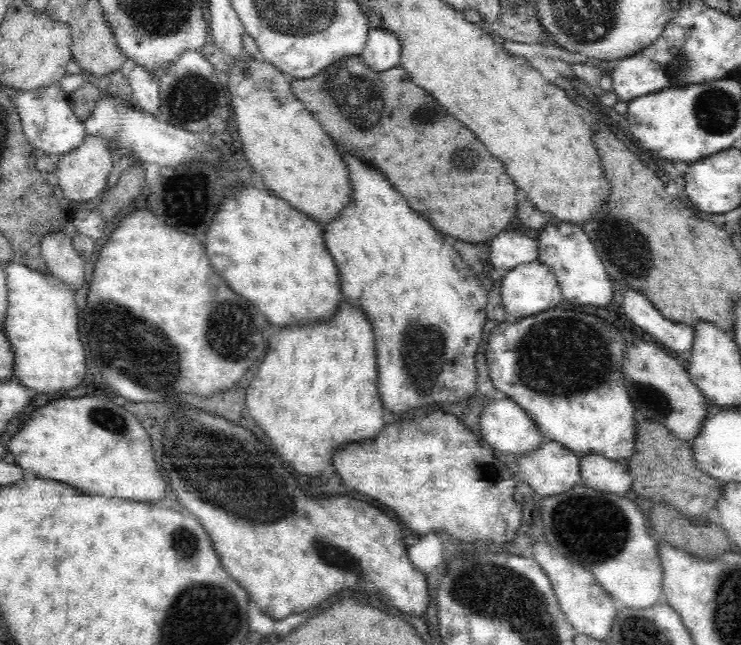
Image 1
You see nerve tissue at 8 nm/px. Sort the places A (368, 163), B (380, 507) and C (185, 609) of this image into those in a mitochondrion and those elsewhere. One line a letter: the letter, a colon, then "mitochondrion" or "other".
A: other
B: other
C: mitochondrion

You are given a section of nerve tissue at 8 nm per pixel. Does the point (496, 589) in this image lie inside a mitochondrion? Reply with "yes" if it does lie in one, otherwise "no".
yes

